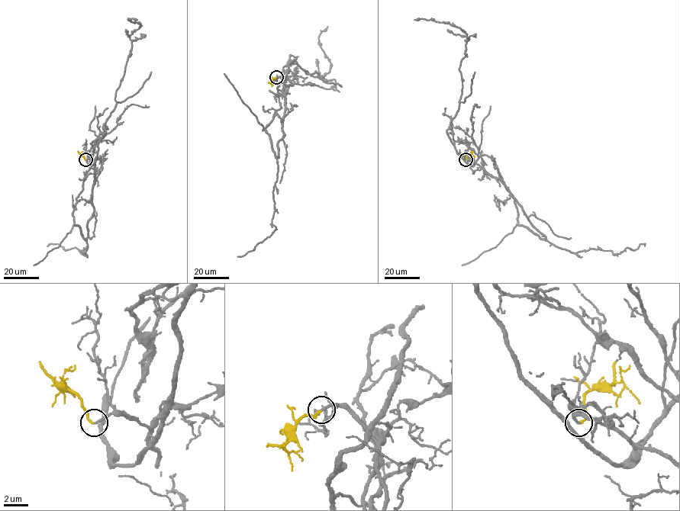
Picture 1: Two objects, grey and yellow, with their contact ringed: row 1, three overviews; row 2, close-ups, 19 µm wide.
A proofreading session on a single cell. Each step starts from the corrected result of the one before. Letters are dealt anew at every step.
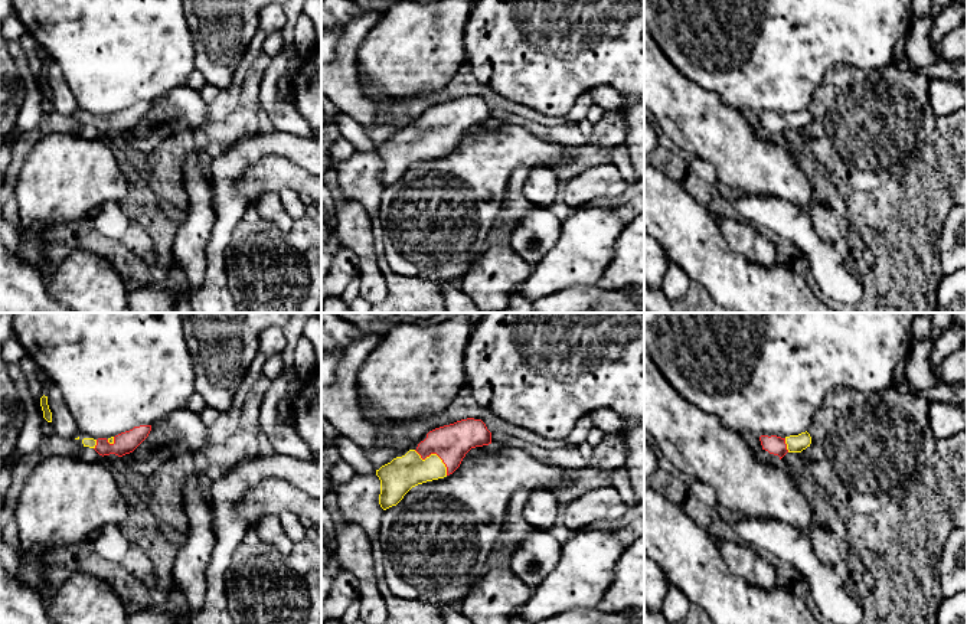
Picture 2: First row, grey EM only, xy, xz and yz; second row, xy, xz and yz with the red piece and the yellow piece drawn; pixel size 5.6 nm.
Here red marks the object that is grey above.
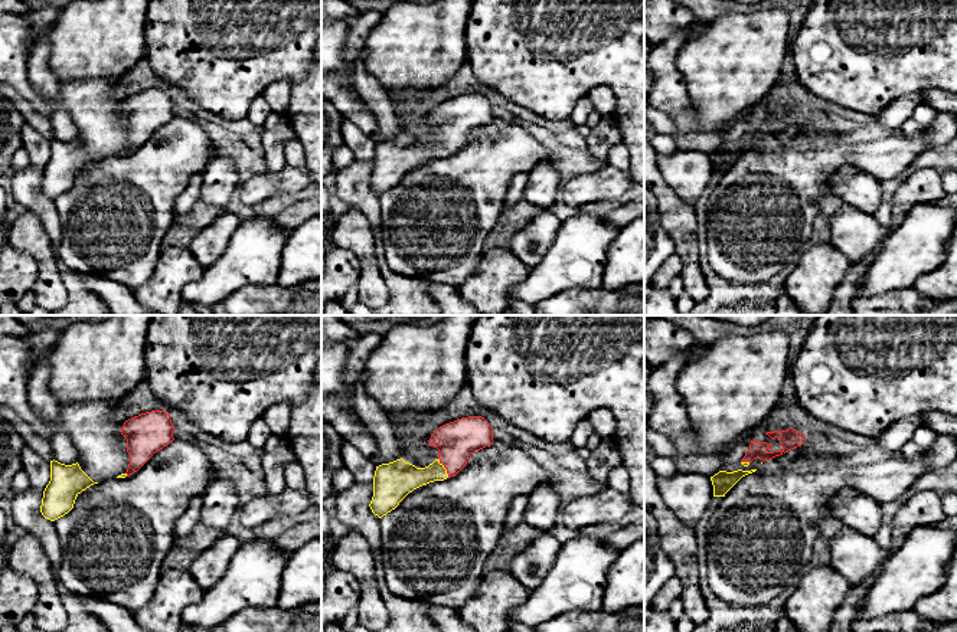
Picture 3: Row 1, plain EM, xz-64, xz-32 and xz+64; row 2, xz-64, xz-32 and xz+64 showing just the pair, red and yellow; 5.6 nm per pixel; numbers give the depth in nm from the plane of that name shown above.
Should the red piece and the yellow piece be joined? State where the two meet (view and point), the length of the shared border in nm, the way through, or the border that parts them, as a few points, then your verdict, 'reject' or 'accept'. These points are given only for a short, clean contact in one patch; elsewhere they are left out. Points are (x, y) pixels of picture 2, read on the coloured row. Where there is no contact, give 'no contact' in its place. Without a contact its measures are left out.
meets red in xz at (435, 453); contact 240 nm long; runs through xz (451, 443), (435, 453), (424, 464), (402, 473); accept

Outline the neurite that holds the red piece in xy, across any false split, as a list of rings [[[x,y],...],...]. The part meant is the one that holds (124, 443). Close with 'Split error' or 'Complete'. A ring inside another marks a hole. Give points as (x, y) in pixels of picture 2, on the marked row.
[[[151,425],[134,427],[111,438],[84,438],[84,447],[94,448],[99,455],[115,454],[122,457],[133,453],[150,434]]]. Split error

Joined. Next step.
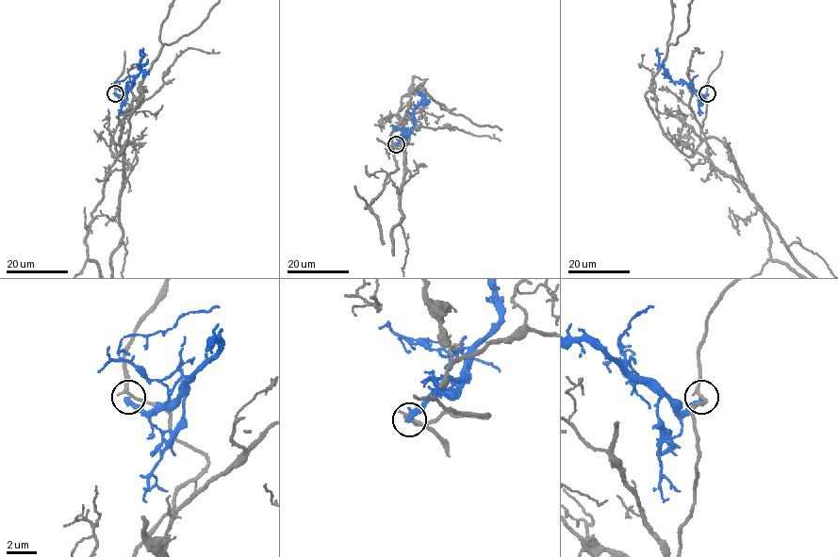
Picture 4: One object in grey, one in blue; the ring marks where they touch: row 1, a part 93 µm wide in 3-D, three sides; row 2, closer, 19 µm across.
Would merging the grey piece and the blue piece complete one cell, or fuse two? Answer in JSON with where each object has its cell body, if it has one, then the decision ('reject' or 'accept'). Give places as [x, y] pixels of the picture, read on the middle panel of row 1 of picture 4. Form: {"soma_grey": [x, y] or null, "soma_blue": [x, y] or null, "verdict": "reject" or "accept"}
{"soma_grey": null, "soma_blue": null, "verdict": "reject"}

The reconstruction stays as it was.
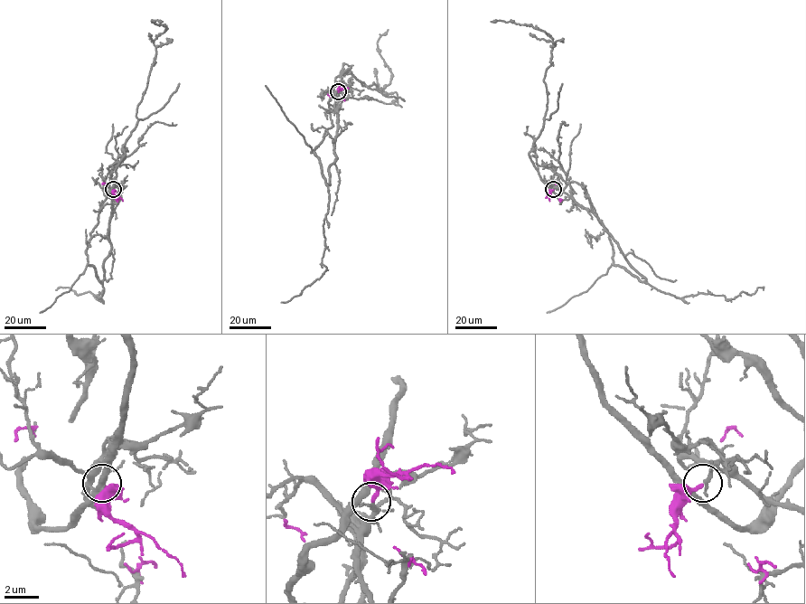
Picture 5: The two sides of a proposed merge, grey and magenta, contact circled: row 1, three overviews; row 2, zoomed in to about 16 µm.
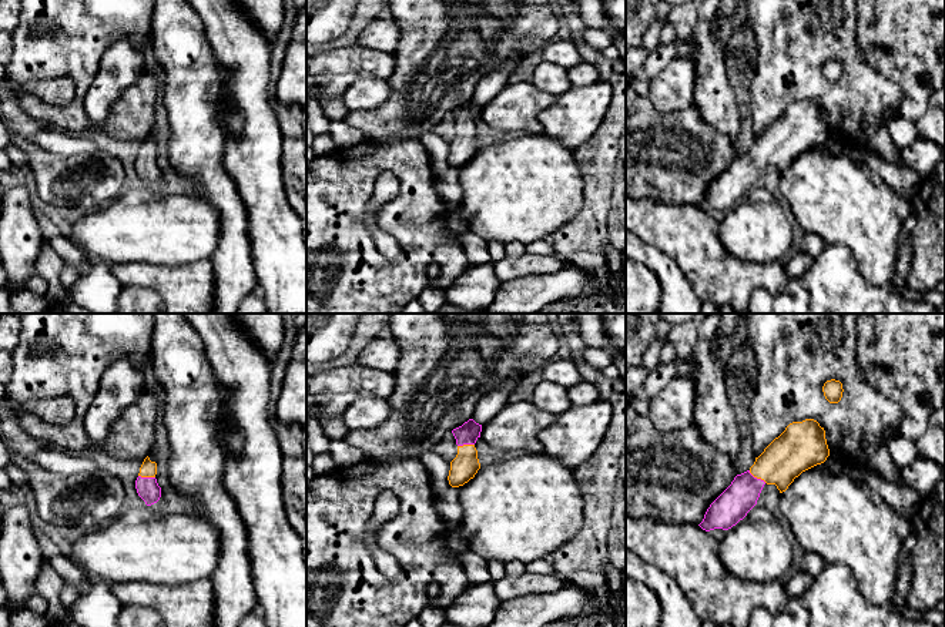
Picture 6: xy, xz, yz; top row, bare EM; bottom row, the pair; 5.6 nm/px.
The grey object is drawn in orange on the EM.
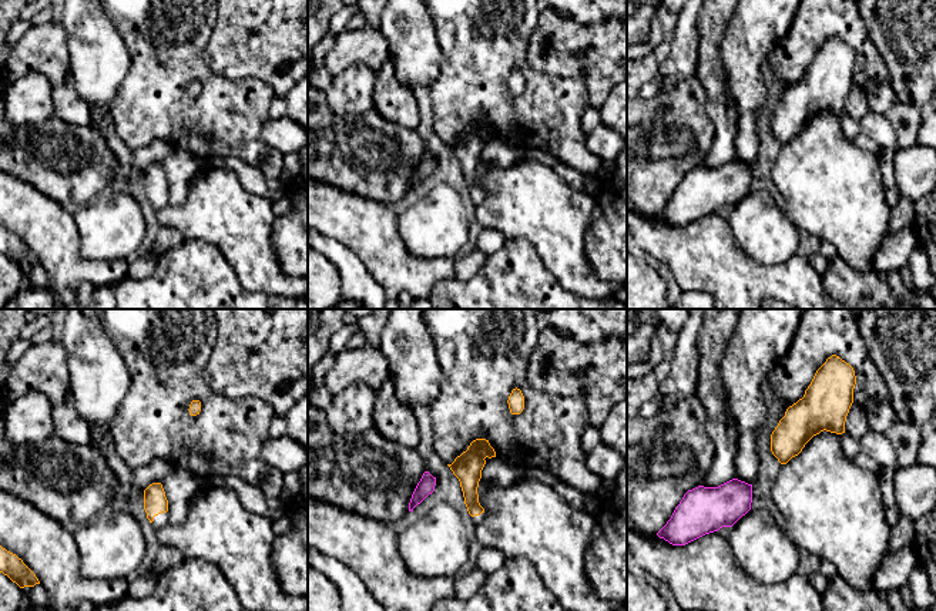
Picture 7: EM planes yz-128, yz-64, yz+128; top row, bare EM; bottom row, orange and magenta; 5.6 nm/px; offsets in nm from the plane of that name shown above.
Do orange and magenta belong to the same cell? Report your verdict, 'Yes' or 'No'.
No

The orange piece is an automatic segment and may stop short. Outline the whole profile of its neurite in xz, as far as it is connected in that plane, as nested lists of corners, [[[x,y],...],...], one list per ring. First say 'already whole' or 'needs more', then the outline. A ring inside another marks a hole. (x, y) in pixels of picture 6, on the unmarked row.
already whole; [[[475,125],[458,127],[458,135],[450,142],[450,151],[448,157],[449,165],[452,168],[463,167],[475,158],[479,150],[480,144]]]

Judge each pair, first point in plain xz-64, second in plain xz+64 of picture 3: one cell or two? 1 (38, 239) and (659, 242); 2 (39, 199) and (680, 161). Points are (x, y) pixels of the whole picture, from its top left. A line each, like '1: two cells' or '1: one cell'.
1: two cells
2: one cell

